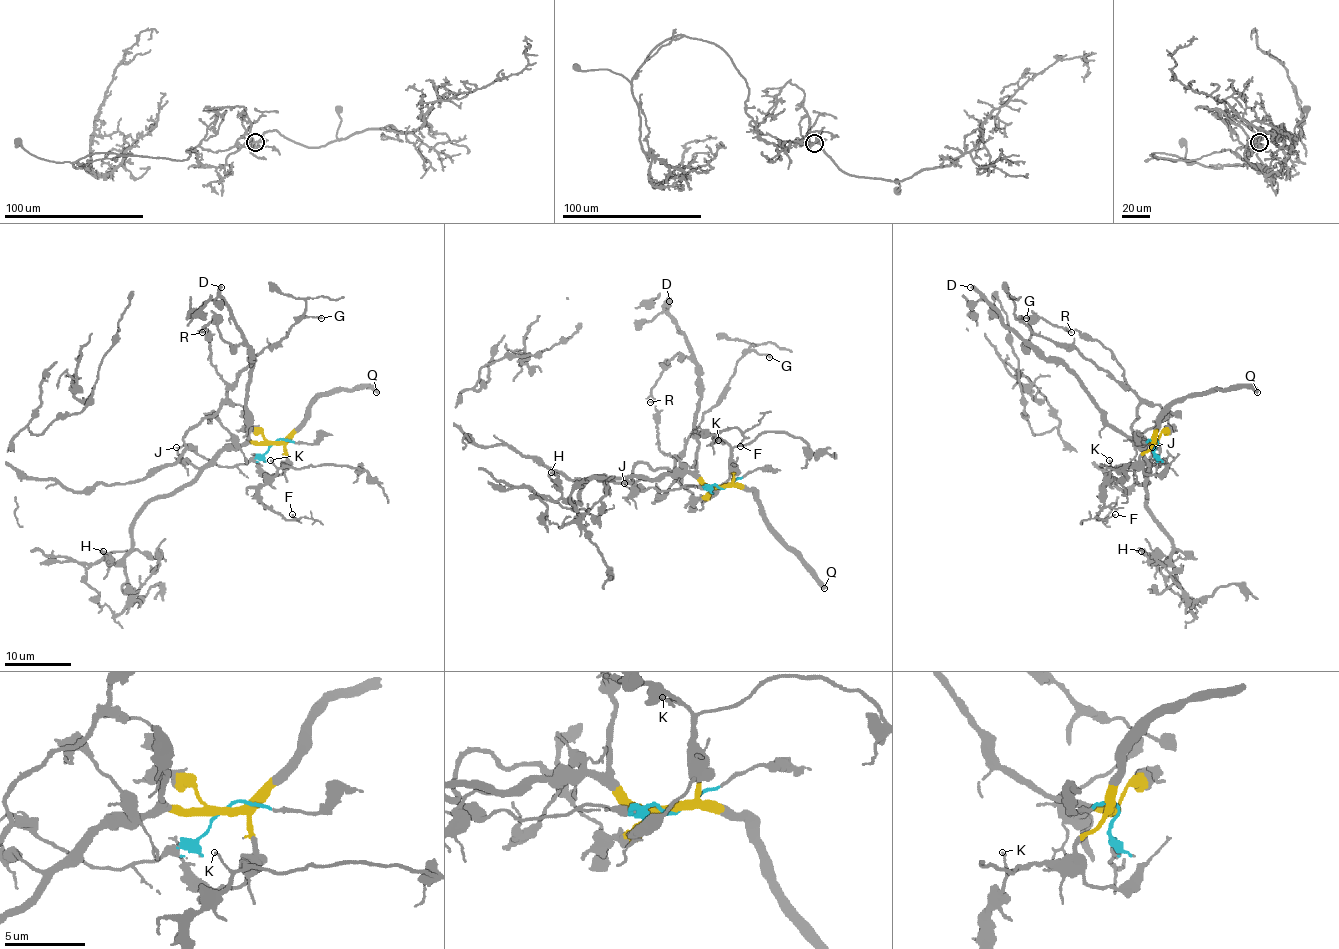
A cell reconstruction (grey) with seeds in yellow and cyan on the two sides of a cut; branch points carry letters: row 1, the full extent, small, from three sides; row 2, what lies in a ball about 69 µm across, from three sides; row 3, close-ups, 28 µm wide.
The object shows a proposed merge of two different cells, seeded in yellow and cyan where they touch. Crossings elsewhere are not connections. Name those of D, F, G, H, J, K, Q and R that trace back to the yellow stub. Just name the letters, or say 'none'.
D, F, H, K, Q, R

